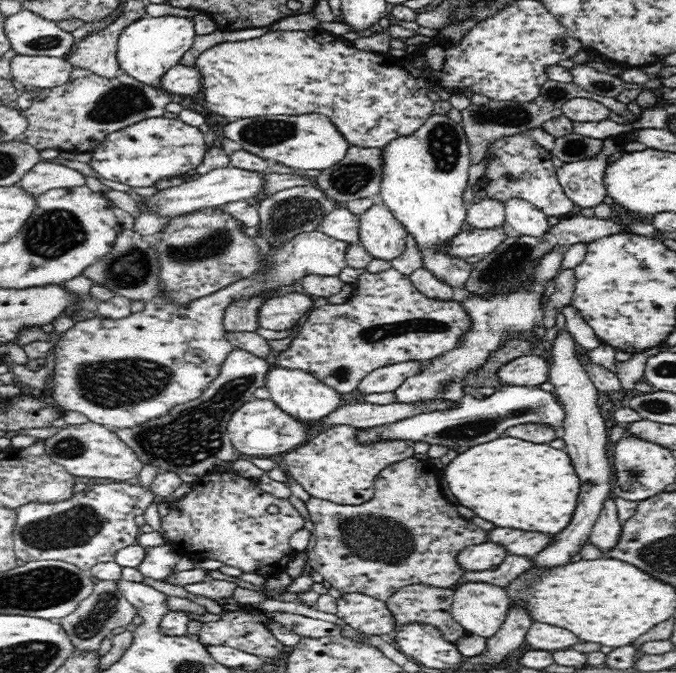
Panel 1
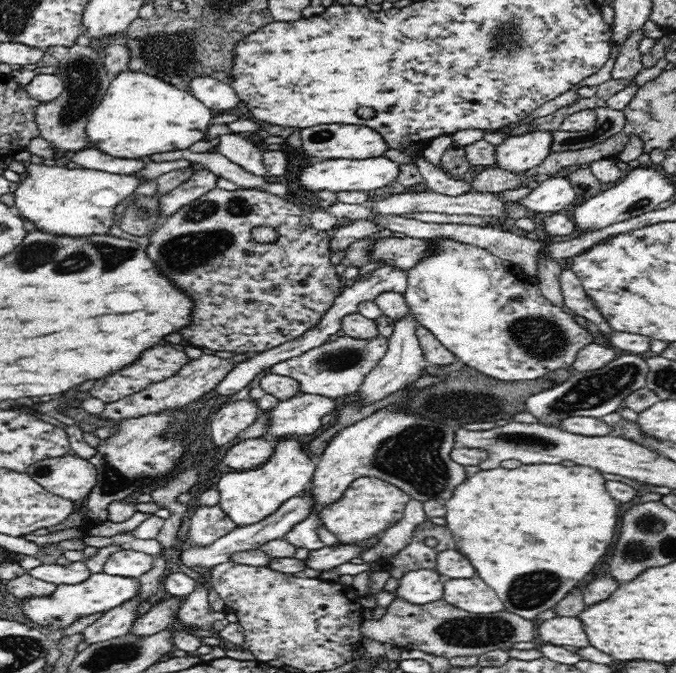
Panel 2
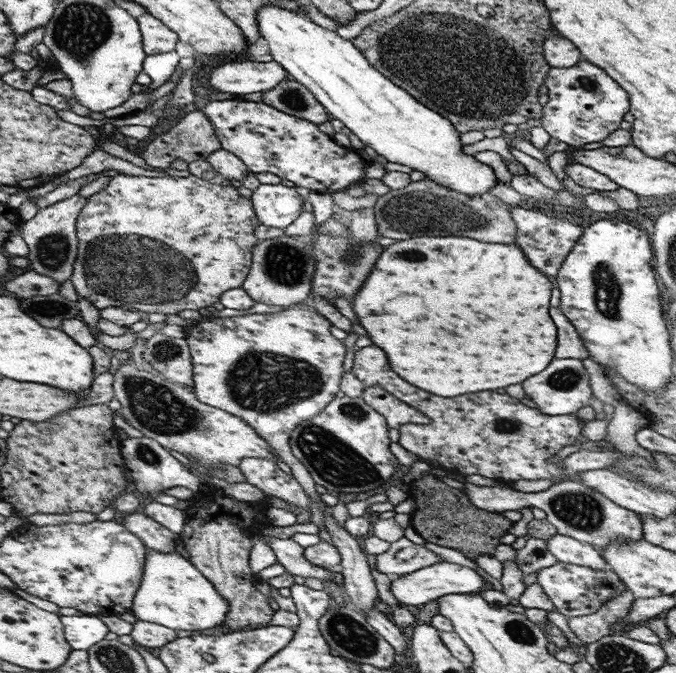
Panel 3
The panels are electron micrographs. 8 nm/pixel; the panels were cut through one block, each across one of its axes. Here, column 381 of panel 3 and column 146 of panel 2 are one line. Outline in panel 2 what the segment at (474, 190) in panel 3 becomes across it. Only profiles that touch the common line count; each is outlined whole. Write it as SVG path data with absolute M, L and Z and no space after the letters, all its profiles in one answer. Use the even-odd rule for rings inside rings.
M123 70L106 89L86 126L89 146L116 158L142 159L151 154L188 149L204 139L213 110L190 92L142 71Z

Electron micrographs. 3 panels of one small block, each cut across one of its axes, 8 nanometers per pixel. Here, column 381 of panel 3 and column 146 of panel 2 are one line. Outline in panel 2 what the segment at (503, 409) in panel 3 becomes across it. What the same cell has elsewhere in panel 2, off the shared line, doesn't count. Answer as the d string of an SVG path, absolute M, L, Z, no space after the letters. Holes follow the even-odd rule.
M152 346L152 348L146 348L146 350L142 352L142 356L140 356L134 364L122 368L120 372L114 372L114 374L102 378L102 380L96 380L94 388L90 390L91 398L100 399L106 403L106 405L117 402L122 398L146 390L145 388L149 384L173 377L174 374L178 372L178 369L182 368L189 360L190 358L188 358L184 351L170 348L170 346Z

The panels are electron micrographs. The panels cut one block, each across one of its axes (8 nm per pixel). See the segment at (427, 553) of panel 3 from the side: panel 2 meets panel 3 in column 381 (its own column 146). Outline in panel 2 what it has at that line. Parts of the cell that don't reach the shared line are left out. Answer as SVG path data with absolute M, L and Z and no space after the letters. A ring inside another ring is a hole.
M120 549L108 557L103 571L112 576L137 579L138 576L148 572L152 565L153 556L151 554Z

